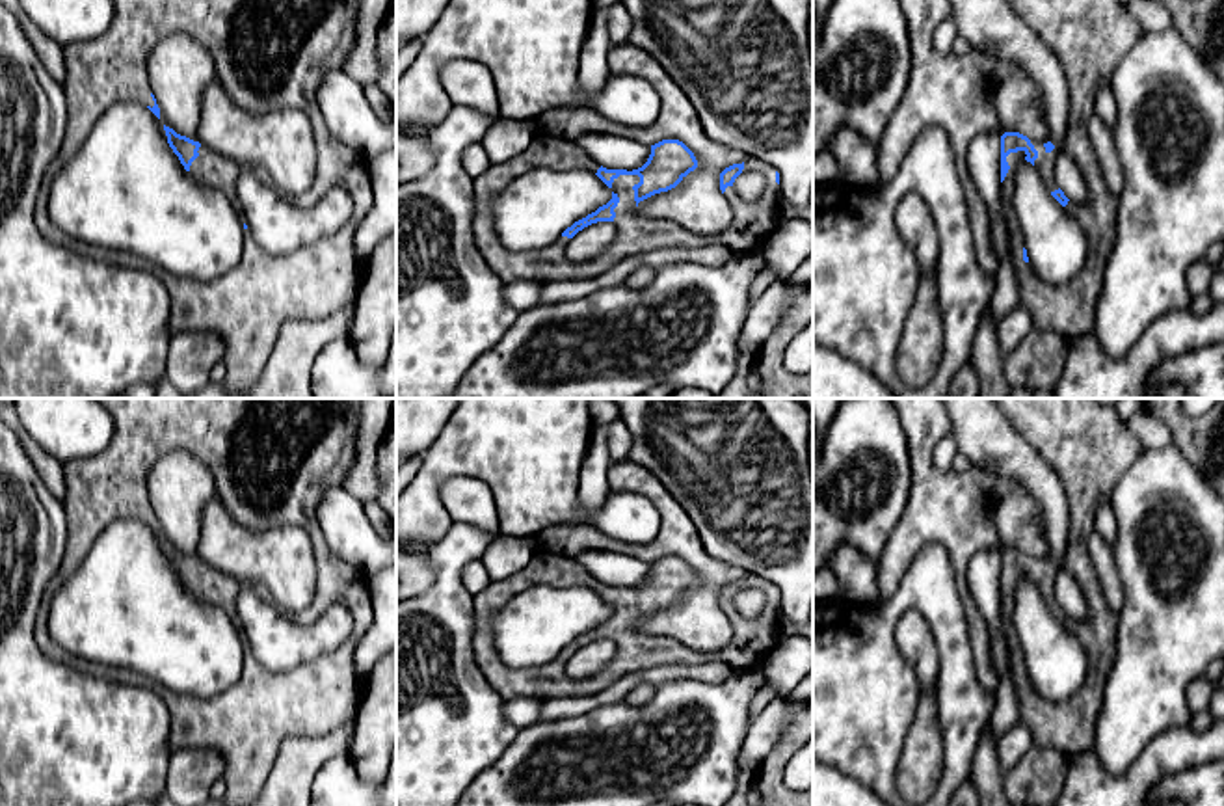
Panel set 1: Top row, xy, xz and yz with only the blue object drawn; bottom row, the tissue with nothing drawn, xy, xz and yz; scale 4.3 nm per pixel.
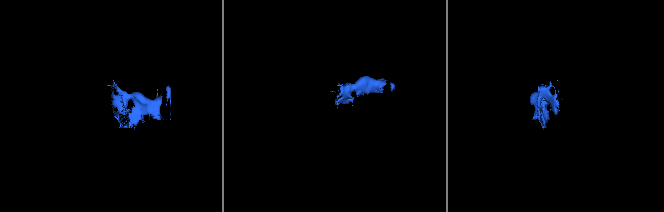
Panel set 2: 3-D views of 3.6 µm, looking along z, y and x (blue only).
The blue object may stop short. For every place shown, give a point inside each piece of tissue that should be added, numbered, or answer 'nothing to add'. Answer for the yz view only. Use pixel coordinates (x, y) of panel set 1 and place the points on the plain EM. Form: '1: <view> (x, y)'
1: yz (1090, 447)

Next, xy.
1: xy (211, 585)

